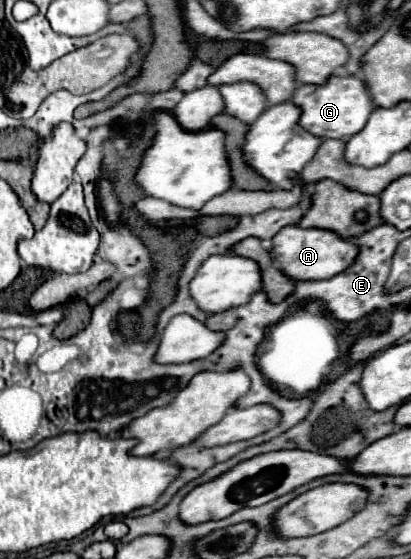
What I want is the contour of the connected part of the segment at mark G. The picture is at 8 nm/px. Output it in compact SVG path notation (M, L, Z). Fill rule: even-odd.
M329 76L327 82L321 86L313 86L313 84L297 86L297 90L293 92L291 104L295 104L301 110L299 126L323 140L325 138L339 138L339 140L351 138L365 126L371 110L375 108L367 86L355 76Z

